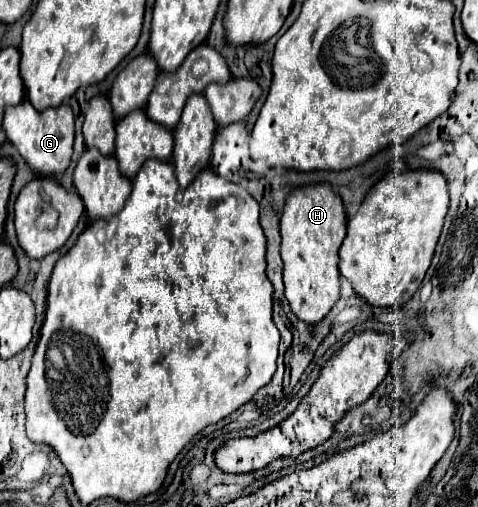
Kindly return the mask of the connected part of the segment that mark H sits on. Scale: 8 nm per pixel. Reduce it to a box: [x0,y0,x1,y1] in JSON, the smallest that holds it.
[281,184,347,326]

